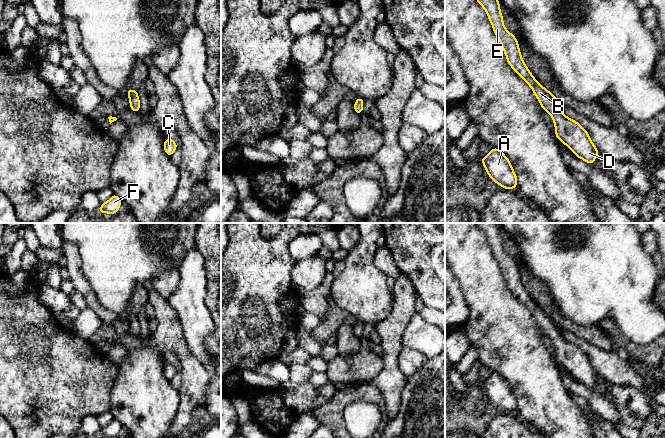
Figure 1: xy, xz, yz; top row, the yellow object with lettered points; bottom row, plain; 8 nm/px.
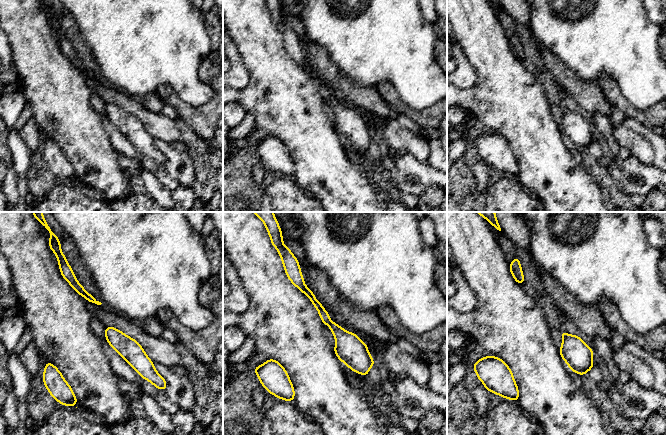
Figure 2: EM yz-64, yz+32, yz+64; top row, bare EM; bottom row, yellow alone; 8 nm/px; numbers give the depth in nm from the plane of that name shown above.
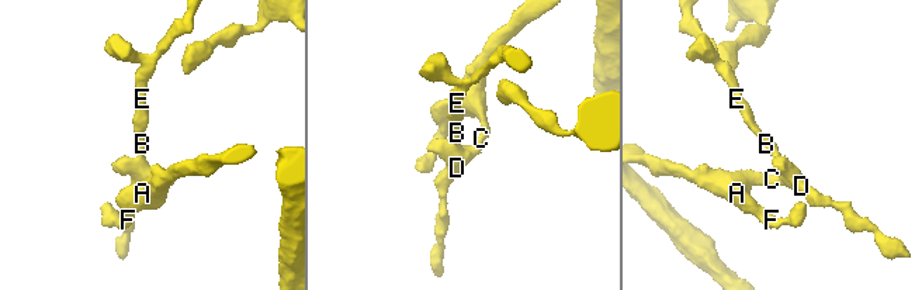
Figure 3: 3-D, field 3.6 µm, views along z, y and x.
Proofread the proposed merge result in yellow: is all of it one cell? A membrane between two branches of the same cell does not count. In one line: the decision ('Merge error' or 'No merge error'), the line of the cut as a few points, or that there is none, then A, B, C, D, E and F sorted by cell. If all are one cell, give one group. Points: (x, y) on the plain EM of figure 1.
No merge error. No split. Groups: A B C D E F

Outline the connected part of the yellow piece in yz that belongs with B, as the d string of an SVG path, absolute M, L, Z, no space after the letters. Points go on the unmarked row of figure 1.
M476 223L485 233L503 272L508 288L531 311L538 322L543 334L547 335L553 343L556 361L564 367L577 381L592 388L597 379L597 372L591 365L588 356L575 344L568 342L559 332L558 323L545 313L531 298L525 289L518 265L504 250L500 228L497 223Z

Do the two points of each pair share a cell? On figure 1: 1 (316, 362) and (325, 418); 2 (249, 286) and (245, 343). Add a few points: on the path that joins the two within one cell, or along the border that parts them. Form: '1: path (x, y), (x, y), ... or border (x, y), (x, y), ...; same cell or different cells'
1: border (328, 362), (328, 368), (325, 372); different cells
2: path (245, 300), (245, 329); same cell

